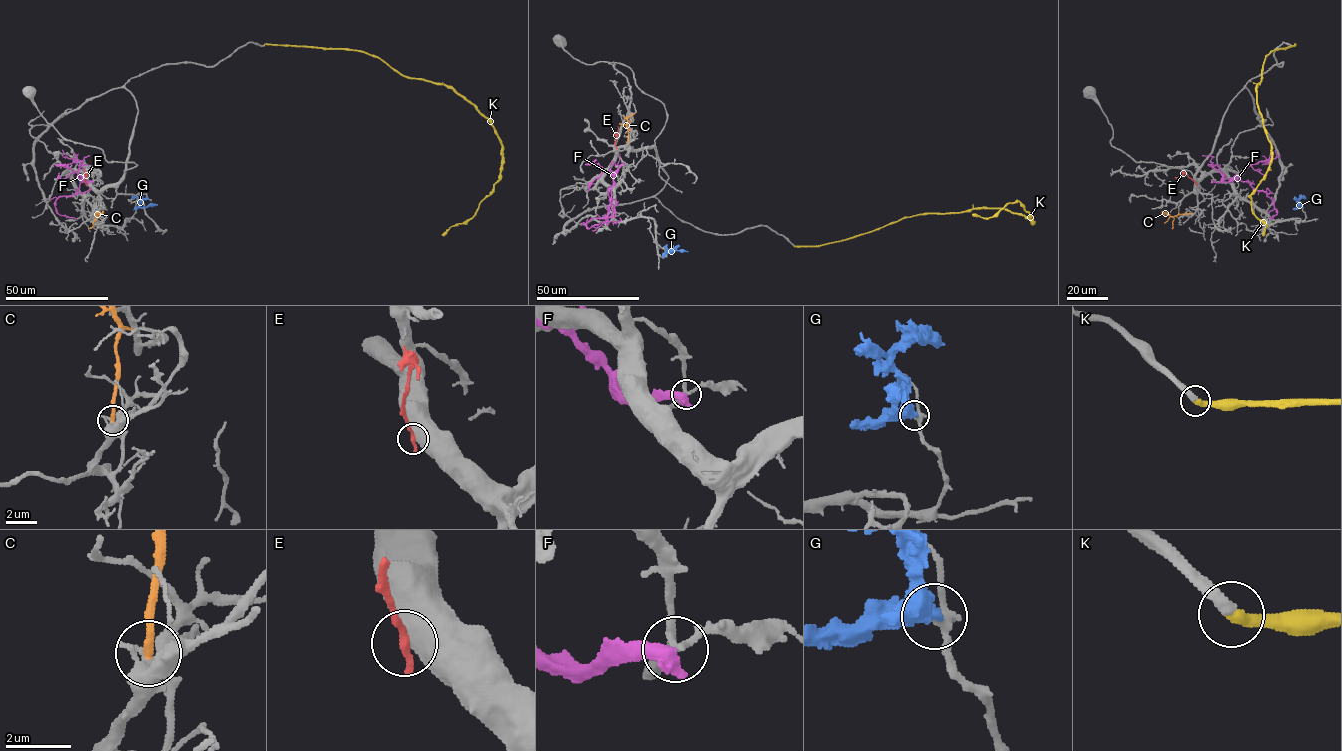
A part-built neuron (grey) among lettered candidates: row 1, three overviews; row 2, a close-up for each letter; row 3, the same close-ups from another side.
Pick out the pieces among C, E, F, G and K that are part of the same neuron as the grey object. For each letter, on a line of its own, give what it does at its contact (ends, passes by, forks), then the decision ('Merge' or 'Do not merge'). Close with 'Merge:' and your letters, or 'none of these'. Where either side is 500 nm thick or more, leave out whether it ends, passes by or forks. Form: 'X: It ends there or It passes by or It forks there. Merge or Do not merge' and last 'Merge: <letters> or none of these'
C: It ends there. Do not merge
E: Do not merge
F: Do not merge
G: It ends there. Do not merge
K: It ends there. Merge
Merge: K

